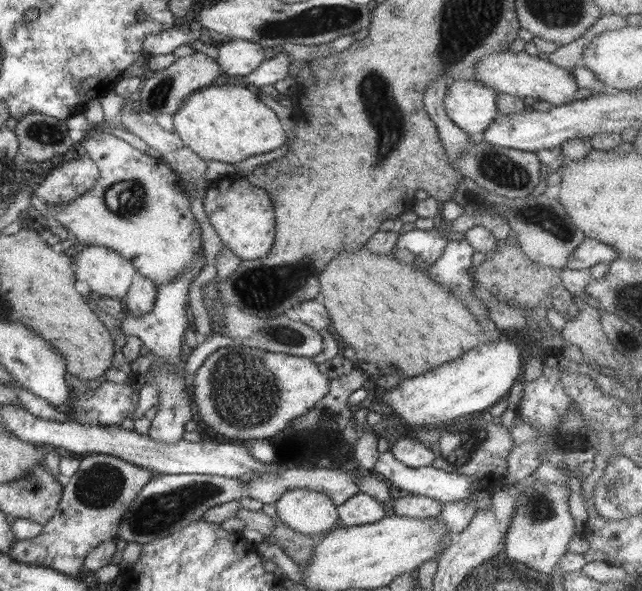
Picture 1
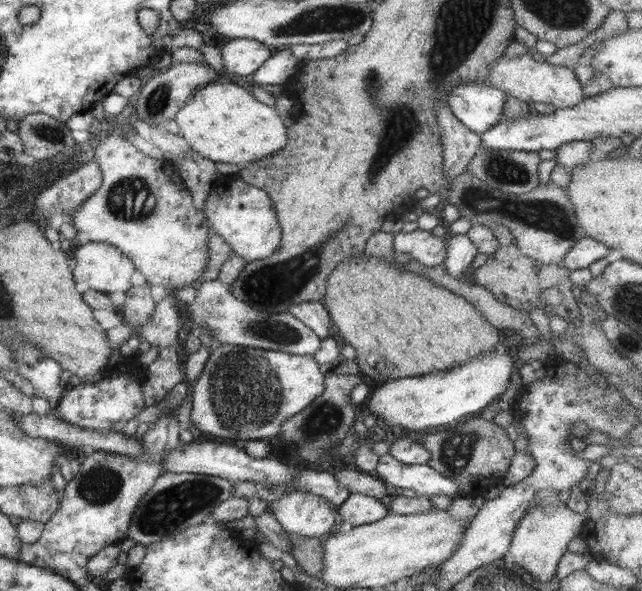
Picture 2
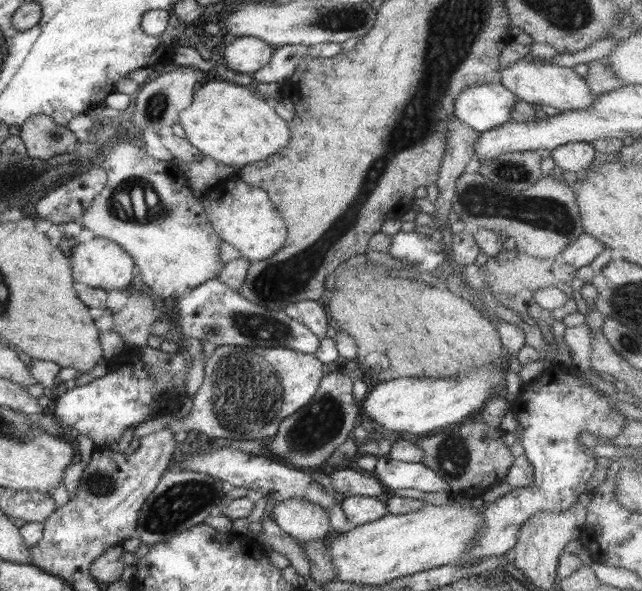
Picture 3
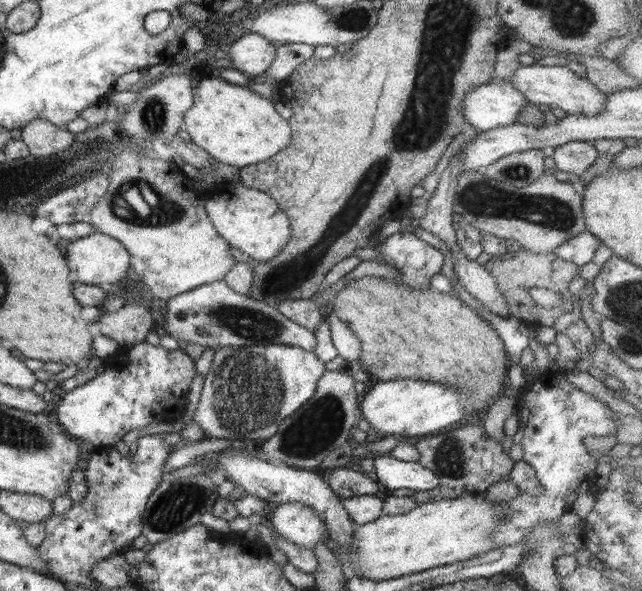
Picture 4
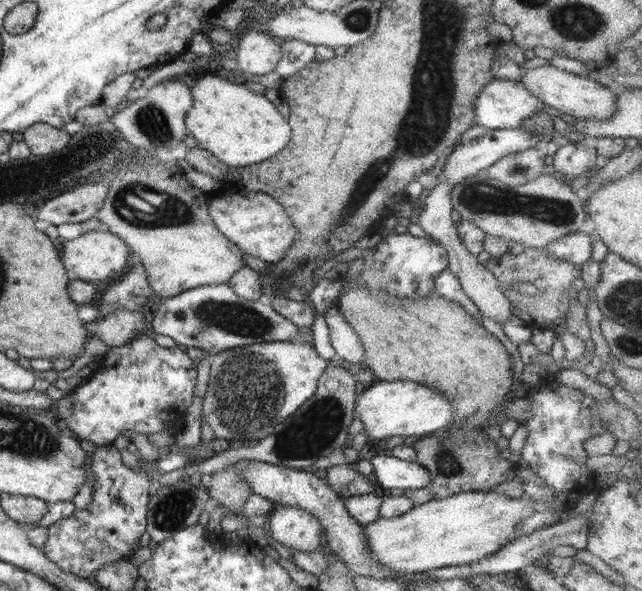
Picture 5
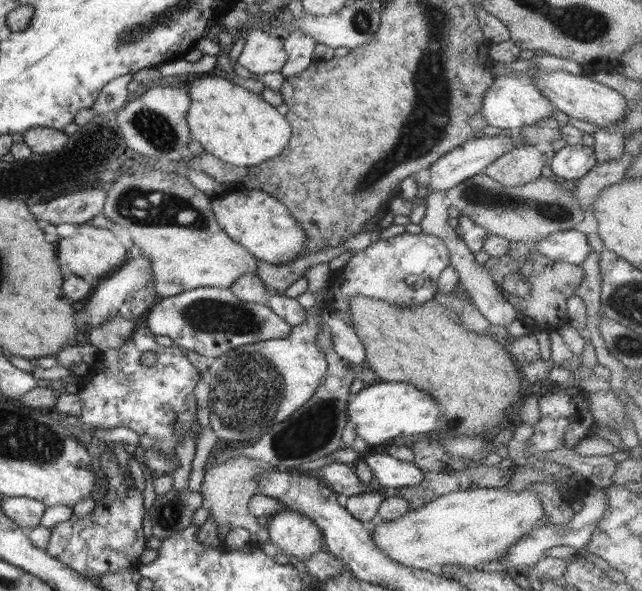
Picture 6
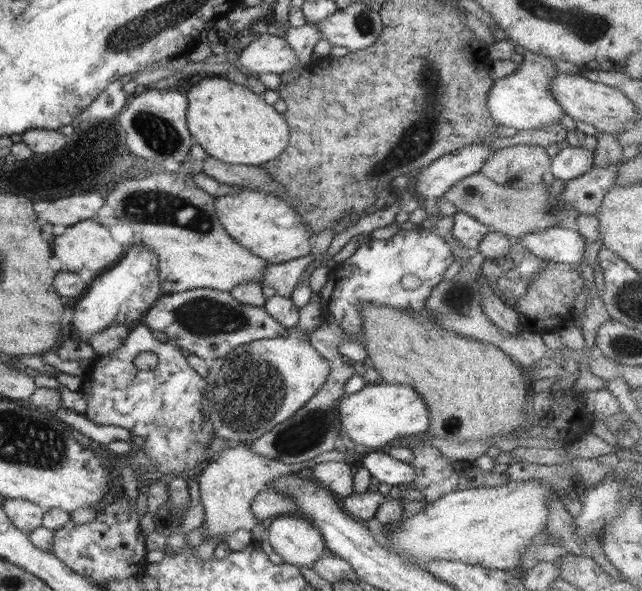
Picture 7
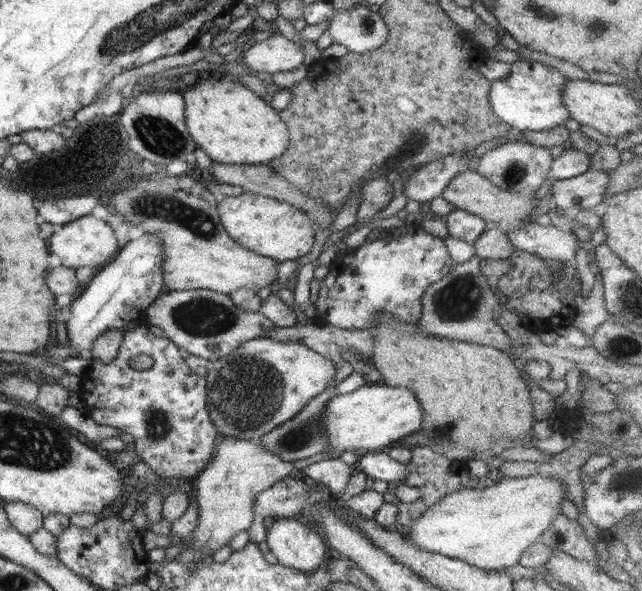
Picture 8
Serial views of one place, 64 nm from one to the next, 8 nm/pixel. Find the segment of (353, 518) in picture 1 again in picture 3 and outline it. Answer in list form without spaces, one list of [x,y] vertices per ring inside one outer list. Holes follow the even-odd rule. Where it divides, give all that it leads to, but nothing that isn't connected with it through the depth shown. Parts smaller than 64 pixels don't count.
[[[350,495],[349,497],[345,496],[339,504],[351,527],[374,522],[389,513],[383,498]]]

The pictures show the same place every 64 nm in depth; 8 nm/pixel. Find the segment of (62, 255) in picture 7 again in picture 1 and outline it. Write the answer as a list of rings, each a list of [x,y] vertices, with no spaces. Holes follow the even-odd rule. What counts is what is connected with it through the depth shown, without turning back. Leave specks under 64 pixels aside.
[[[84,246],[76,258],[75,280],[84,280],[94,294],[122,300],[137,278],[136,268],[102,246]]]

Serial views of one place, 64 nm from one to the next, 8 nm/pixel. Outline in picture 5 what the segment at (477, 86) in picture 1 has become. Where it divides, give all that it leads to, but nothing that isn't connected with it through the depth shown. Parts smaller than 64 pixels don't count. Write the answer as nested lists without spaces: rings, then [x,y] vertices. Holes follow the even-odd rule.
[[[494,78],[474,99],[474,120],[490,130],[518,128],[545,105],[519,81]]]

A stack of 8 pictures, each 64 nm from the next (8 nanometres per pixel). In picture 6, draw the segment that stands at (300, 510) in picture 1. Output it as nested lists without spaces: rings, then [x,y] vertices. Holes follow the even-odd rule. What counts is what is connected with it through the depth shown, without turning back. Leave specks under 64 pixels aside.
[[[291,509],[280,511],[272,515],[268,520],[268,534],[270,542],[281,550],[282,554],[296,556],[298,560],[303,561],[306,557],[318,553],[322,548],[322,530],[310,518],[303,516],[300,512]]]

